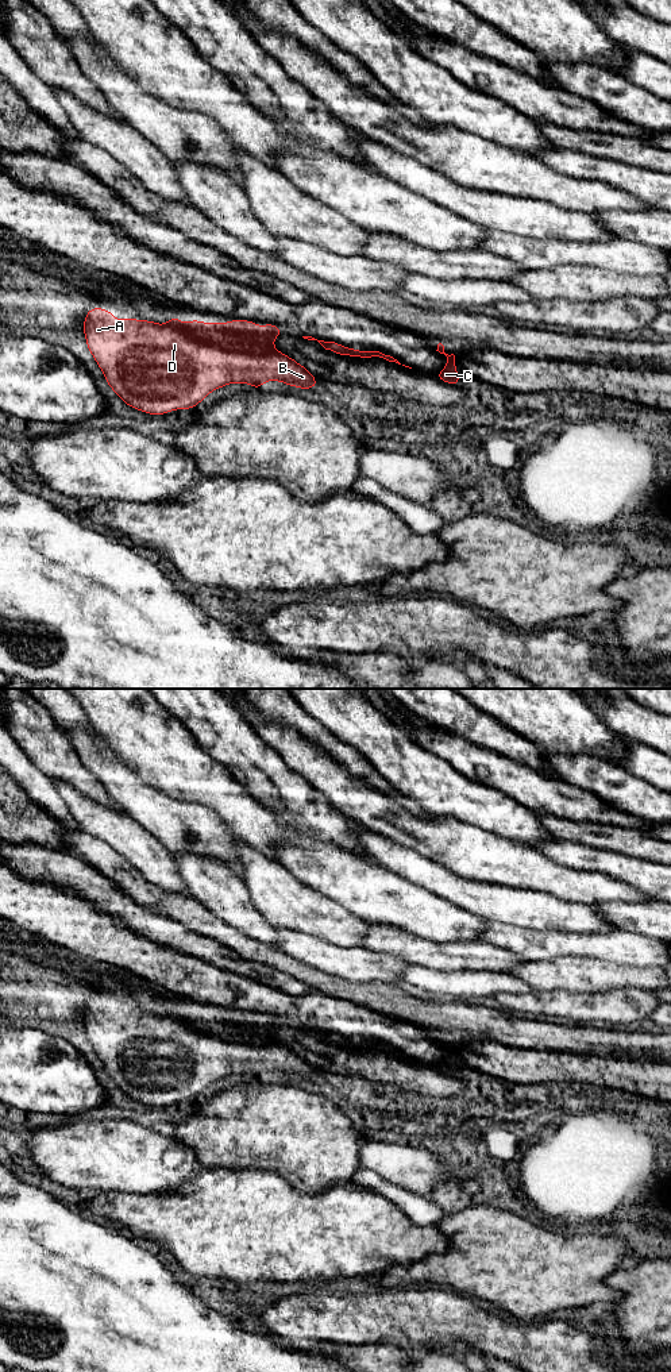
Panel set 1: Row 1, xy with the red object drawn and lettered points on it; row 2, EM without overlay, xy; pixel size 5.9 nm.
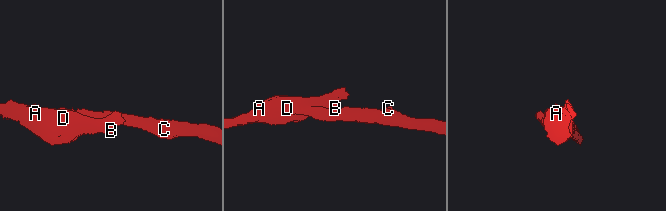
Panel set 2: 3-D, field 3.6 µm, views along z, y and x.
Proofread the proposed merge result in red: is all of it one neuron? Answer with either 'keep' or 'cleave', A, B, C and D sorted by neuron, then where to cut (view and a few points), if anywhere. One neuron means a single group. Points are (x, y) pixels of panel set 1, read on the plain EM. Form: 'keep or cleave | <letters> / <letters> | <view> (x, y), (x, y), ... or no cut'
cleave | A B D / C | xy (166, 1014), (222, 1037), (257, 1043), (274, 1041)

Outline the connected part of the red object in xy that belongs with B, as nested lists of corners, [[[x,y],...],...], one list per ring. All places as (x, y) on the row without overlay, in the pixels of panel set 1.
[[[96,998],[84,1011],[88,1041],[109,1079],[126,1097],[147,1106],[166,1106],[198,1097],[209,1084],[235,1074],[259,1080],[267,1072],[279,1072],[298,1080],[317,1078],[315,1067],[281,1043],[250,1043],[221,1038],[169,1015],[150,1011],[113,1010],[112,1002]]]

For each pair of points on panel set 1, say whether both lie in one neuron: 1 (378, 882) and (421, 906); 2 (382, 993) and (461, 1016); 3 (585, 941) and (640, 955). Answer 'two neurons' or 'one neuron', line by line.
1: one neuron
2: one neuron
3: one neuron

